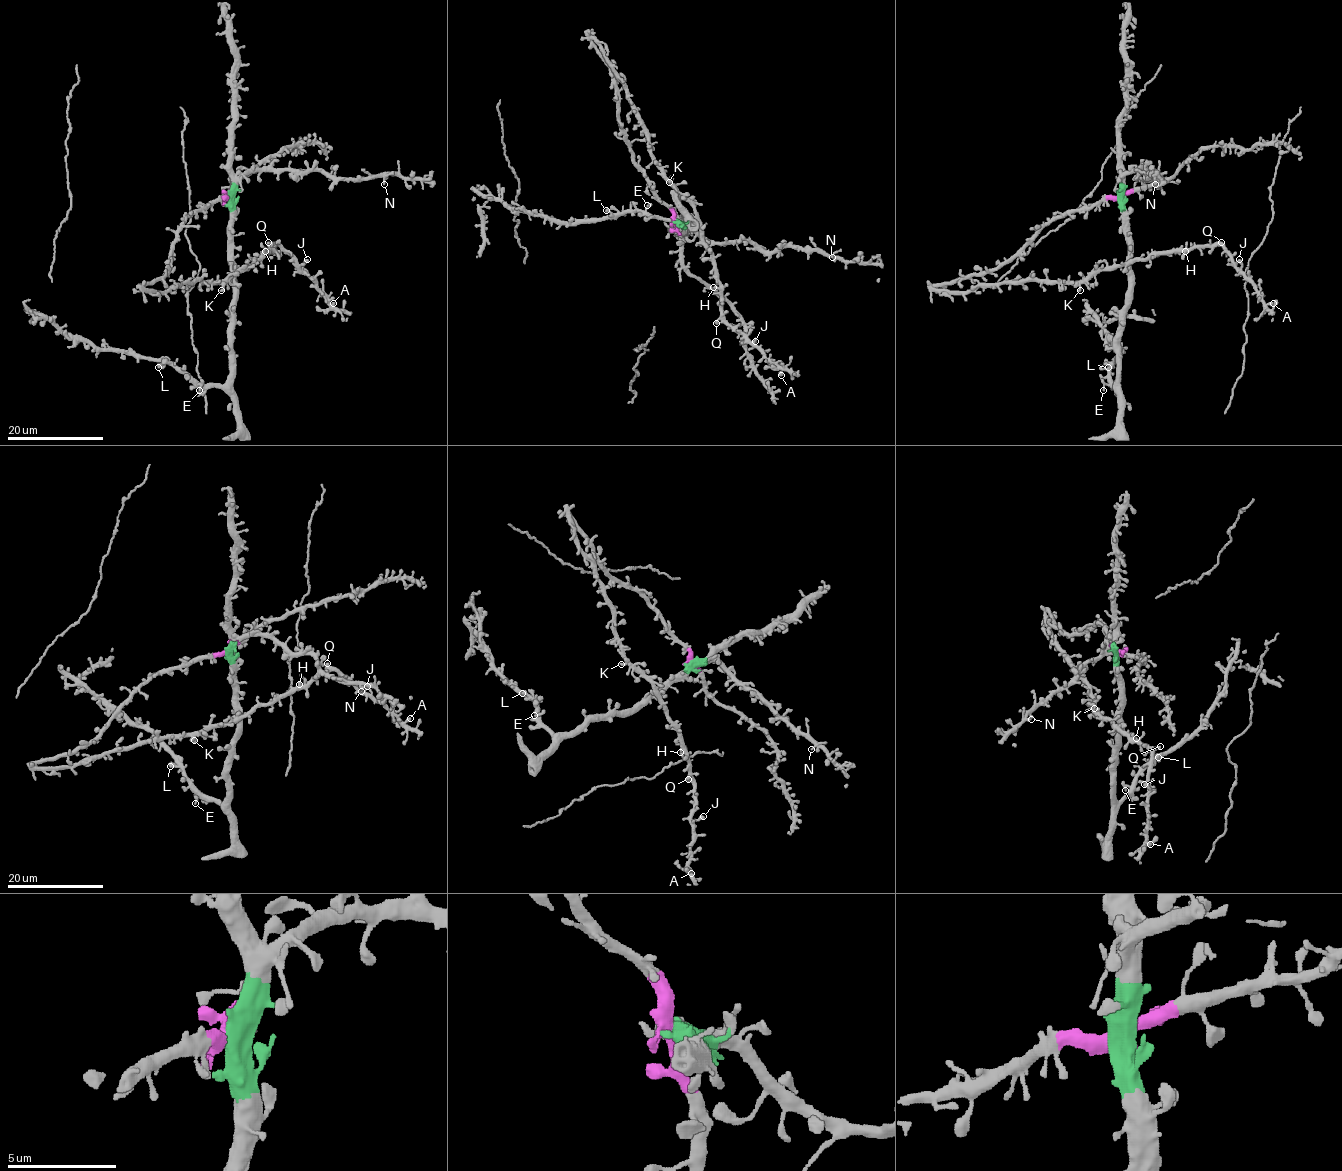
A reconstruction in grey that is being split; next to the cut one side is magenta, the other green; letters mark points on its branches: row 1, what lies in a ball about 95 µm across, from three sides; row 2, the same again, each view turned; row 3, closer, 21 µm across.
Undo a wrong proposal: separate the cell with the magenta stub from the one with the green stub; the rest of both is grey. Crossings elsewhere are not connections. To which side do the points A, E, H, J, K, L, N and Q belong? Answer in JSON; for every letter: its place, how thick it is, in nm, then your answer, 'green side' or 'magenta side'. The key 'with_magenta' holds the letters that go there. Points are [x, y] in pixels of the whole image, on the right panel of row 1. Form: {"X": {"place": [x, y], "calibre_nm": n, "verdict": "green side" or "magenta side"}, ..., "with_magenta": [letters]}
{"A": {"place": [1273, 303], "calibre_nm": 460, "verdict": "magenta side"}, "E": {"place": [1103, 390], "calibre_nm": 140, "verdict": "green side"}, "H": {"place": [1185, 251], "calibre_nm": 280, "verdict": "magenta side"}, "J": {"place": [1239, 259], "calibre_nm": 440, "verdict": "magenta side"}, "K": {"place": [1080, 290], "calibre_nm": 280, "verdict": "magenta side"}, "L": {"place": [1108, 367], "calibre_nm": 420, "verdict": "green side"}, "N": {"place": [1155, 184], "calibre_nm": 140, "verdict": "green side"}, "Q": {"place": [1221, 242], "calibre_nm": 360, "verdict": "magenta side"}, "with_magenta": ["A", "H", "J", "K", "Q"]}

